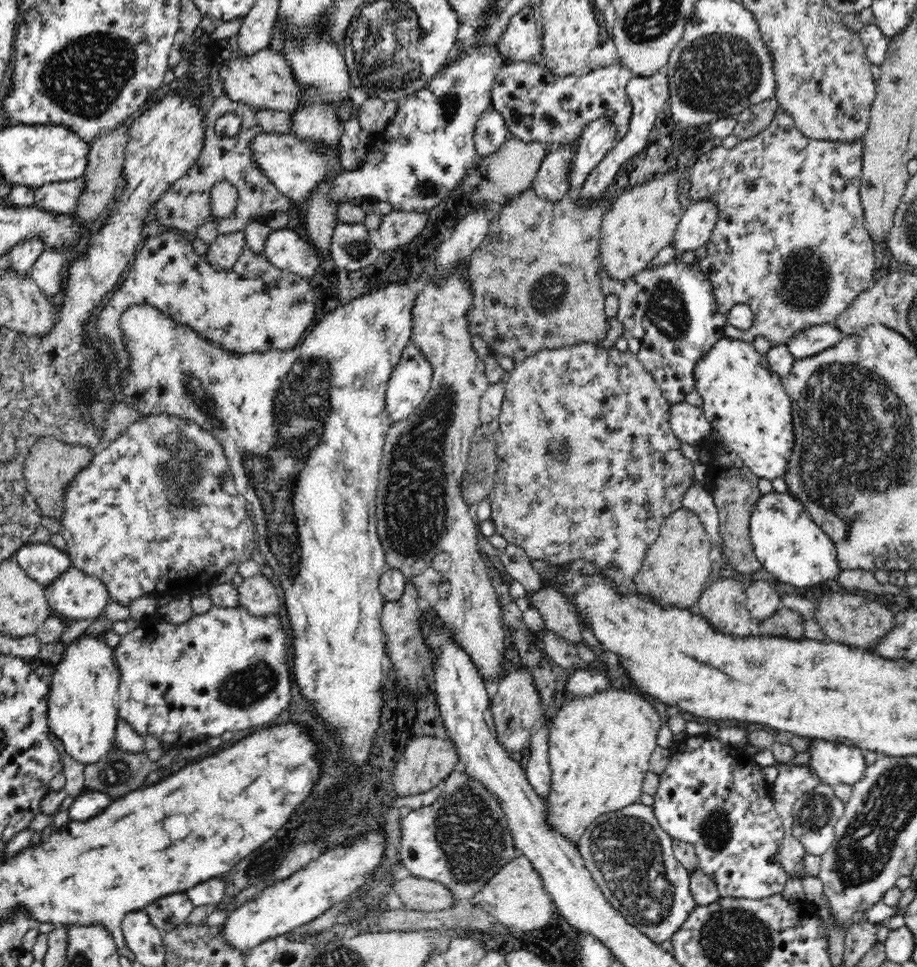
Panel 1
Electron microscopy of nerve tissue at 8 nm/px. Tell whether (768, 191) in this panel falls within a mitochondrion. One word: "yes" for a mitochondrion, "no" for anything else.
no

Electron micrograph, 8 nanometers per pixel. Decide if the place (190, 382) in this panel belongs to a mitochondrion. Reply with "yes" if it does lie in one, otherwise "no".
yes

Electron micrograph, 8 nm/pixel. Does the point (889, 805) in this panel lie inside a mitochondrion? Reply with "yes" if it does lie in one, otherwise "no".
yes

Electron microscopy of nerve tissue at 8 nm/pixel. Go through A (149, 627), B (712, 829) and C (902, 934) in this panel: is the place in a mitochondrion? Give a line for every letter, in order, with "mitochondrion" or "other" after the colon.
A: other
B: mitochondrion
C: other

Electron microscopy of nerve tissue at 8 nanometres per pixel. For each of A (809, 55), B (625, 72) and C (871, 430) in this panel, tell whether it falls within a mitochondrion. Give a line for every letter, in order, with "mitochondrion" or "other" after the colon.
A: other
B: other
C: mitochondrion

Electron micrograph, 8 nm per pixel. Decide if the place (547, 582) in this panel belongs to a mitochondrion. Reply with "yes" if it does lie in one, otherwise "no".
no

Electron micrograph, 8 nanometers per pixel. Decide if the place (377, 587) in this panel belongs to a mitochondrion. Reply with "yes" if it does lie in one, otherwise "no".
no

